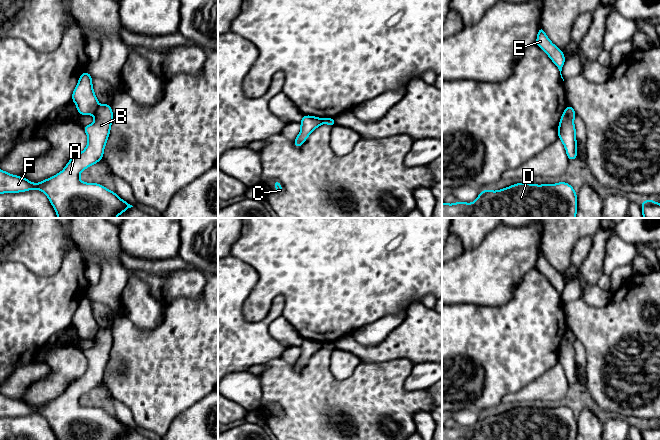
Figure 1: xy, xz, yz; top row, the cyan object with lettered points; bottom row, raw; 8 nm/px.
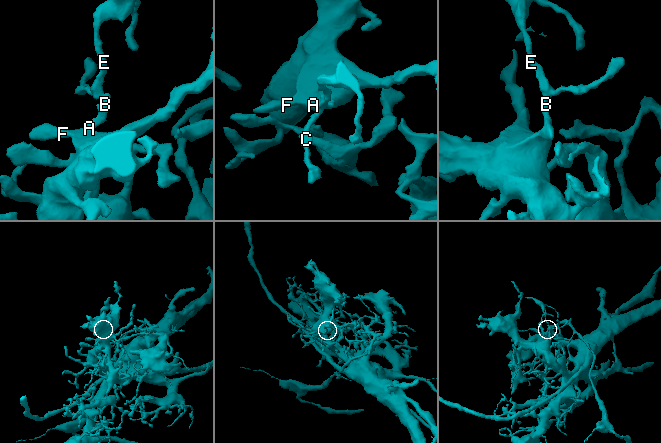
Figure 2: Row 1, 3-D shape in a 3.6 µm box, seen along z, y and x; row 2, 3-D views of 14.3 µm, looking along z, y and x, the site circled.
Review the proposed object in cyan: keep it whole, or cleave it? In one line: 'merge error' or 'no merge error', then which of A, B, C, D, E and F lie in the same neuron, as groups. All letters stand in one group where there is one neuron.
merge error; A B D F / C E

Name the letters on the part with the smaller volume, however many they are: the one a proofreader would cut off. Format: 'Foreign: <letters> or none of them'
Foreign: C, E

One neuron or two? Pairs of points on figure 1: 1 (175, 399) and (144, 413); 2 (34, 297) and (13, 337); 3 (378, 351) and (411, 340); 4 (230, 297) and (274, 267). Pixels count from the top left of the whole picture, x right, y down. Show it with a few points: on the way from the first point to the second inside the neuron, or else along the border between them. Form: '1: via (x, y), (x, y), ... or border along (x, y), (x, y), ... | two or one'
1: via (167, 399), (158, 399), (152, 405) | one
2: via (24, 307), (13, 318), (13, 327) | one
3: via (386, 351), (397, 347), (403, 342) | one
4: border along (242, 261), (258, 276), (247, 297) | two

